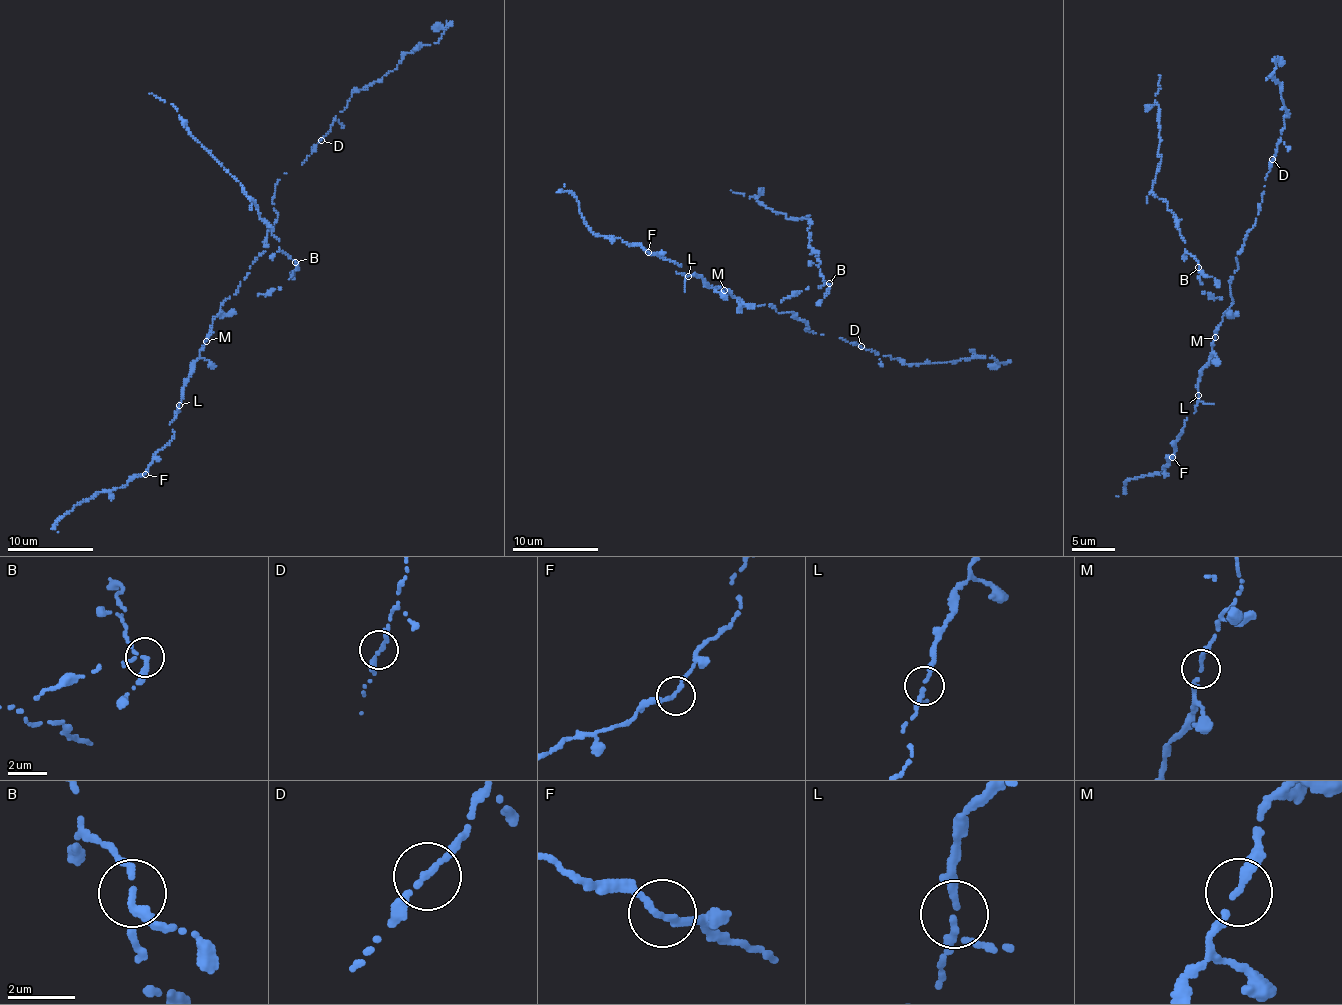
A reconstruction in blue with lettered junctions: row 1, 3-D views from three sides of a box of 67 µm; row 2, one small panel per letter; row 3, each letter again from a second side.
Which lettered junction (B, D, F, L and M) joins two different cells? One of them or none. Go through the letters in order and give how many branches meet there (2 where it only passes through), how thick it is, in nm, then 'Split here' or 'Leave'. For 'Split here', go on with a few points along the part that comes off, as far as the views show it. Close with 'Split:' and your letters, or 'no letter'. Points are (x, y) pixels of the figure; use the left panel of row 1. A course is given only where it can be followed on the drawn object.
B: Branches: 3. Thickness 180 nm. Split here. Course of the part to remove: (295, 262), (279, 247), (279, 239), (259, 217), (258, 207), (171, 104), (149, 93)
D: Branches: 2. Thickness 190 nm. Leave
F: Branches: 2. Thickness 200 nm. Leave
L: Branches: 3. Thickness 170 nm. Leave
M: Branches: 2. Thickness 200 nm. Leave
Split: B

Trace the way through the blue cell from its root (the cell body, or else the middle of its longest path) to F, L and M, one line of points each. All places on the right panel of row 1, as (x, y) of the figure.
F: (1229, 283), (1233, 301), (1215, 335), (1211, 361), (1201, 371), (1196, 411), (1184, 422), (1172, 457)
L: (1229, 283), (1233, 301), (1215, 335), (1211, 361), (1201, 371), (1198, 395)
M: (1229, 283), (1233, 301), (1215, 337)

